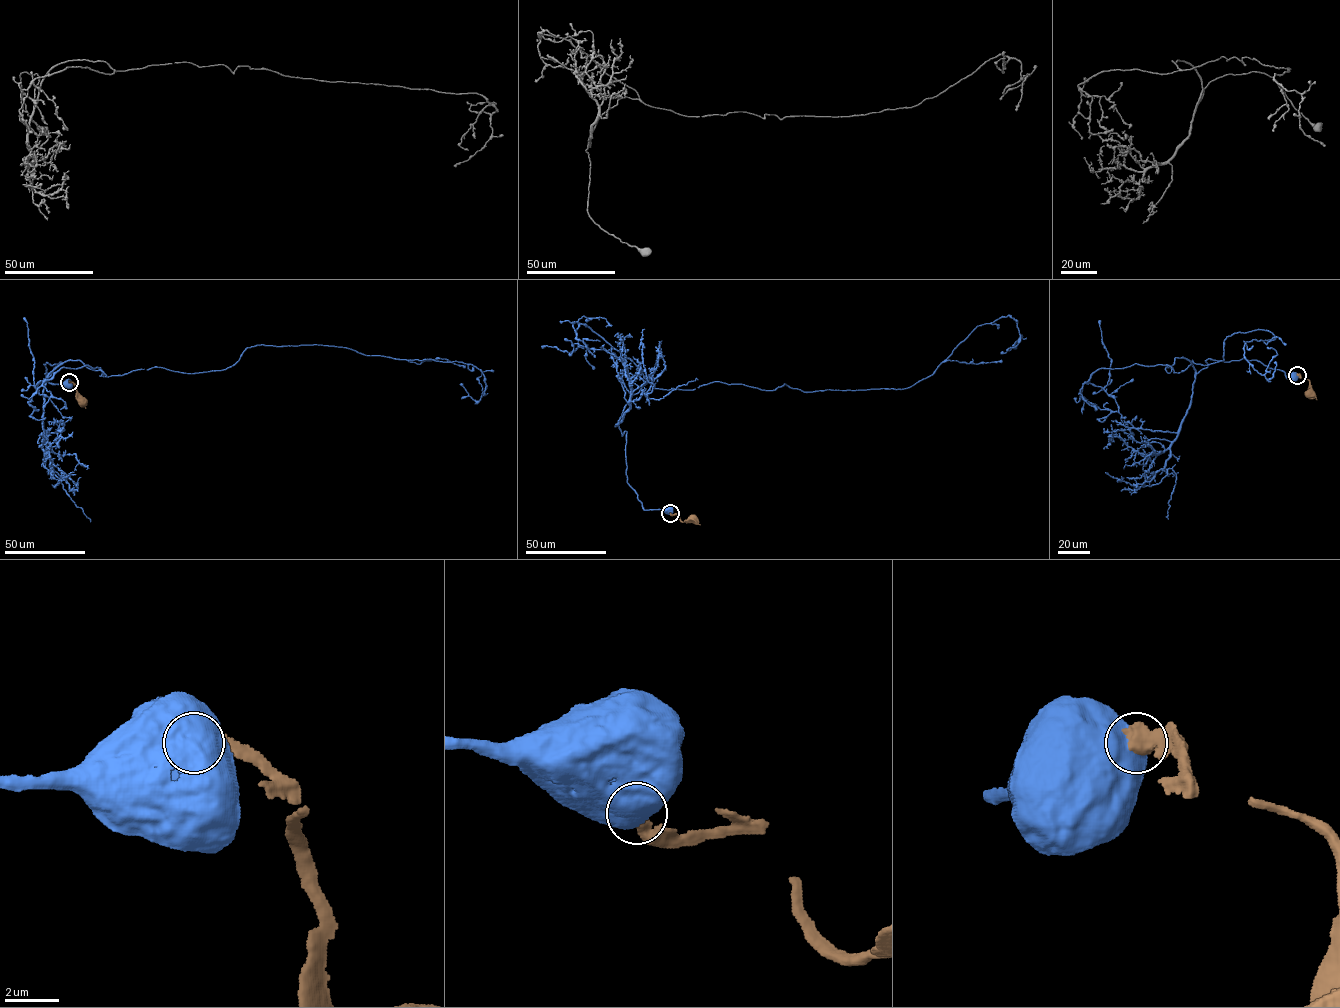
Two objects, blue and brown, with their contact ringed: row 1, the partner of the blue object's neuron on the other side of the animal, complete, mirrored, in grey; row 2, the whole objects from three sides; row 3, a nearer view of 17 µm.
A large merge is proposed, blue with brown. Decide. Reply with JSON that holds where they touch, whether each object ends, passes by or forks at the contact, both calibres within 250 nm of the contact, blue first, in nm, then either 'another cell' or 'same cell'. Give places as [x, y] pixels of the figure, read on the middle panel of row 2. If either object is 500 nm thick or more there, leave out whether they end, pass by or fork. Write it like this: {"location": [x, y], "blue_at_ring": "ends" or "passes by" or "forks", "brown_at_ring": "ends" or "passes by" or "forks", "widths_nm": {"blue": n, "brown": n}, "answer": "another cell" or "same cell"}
{"location": [670, 513], "widths_nm": {"blue": 800, "brown": 650}, "answer": "another cell"}

